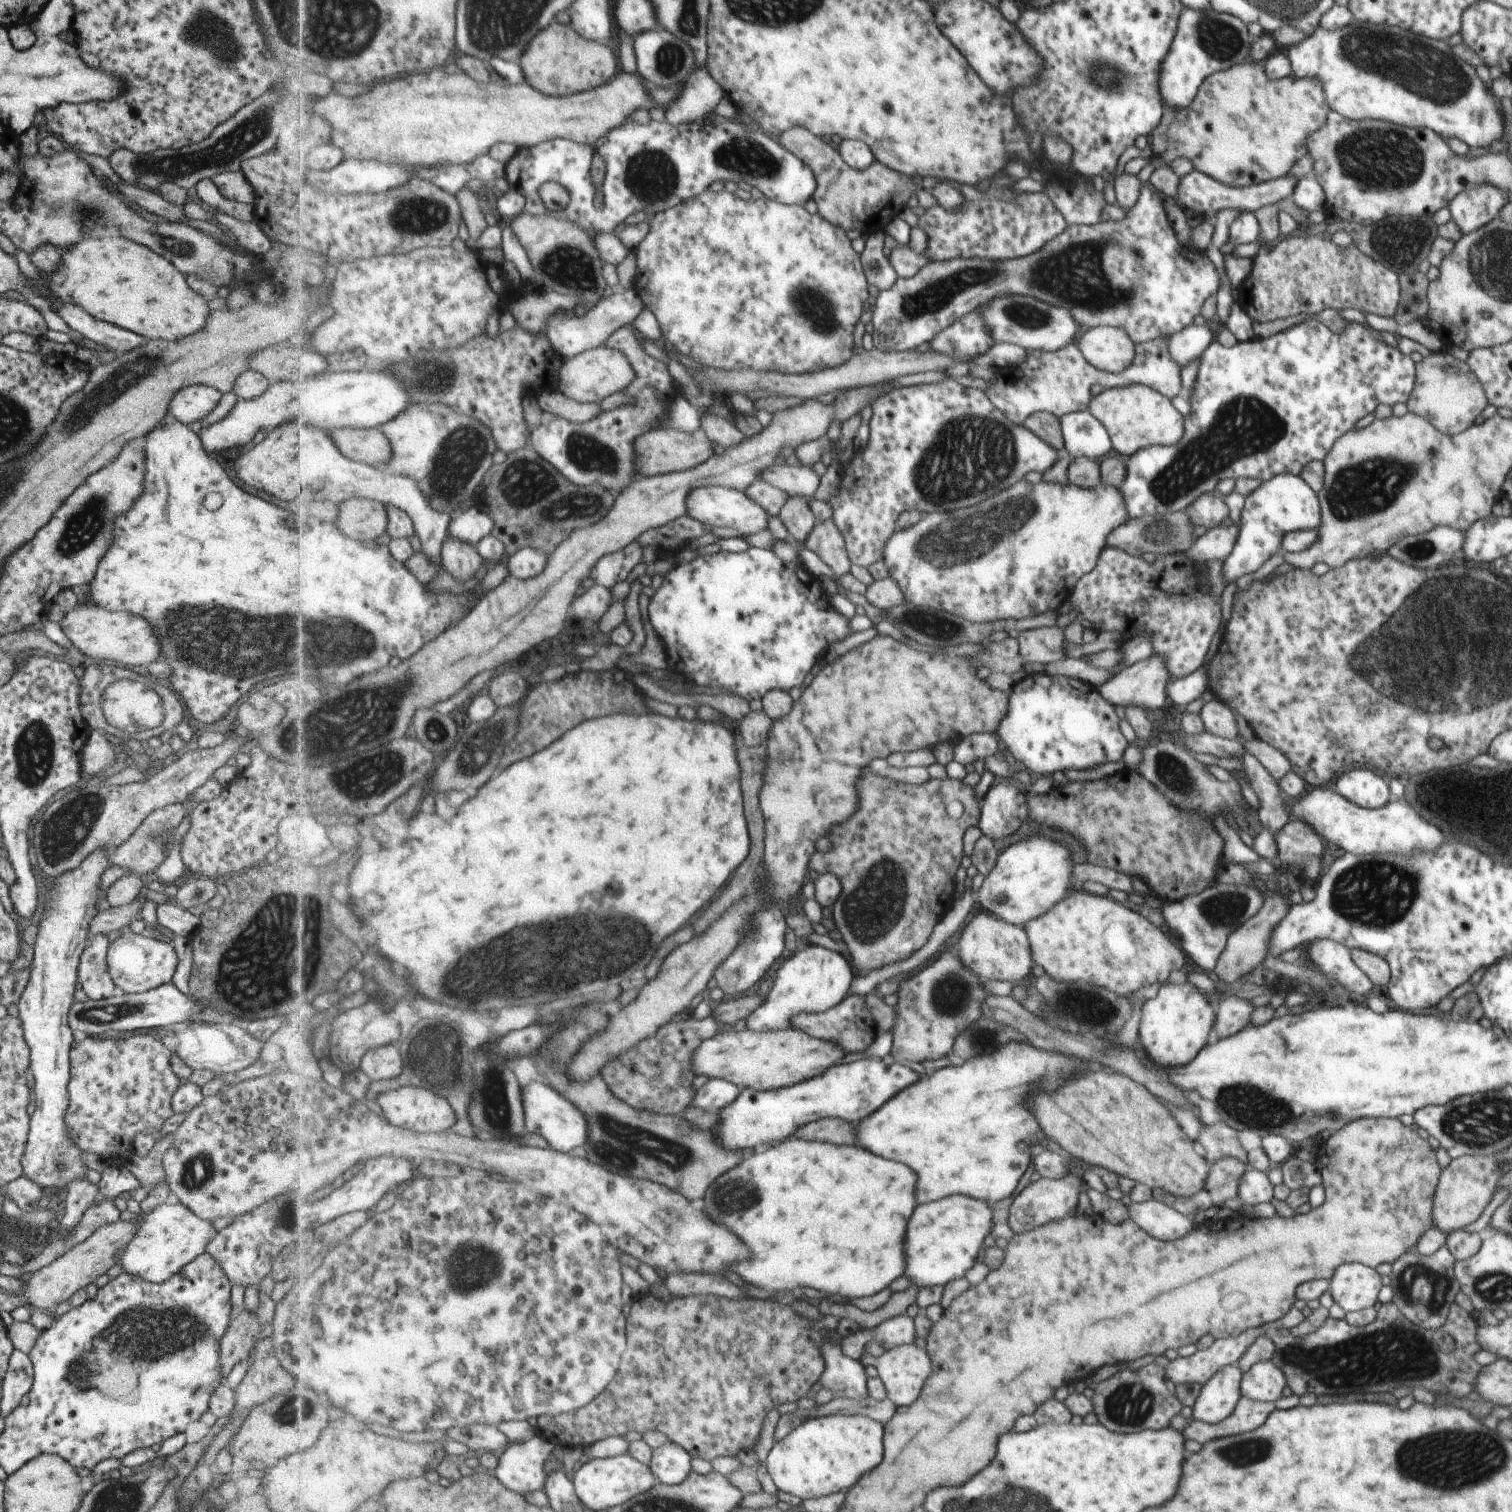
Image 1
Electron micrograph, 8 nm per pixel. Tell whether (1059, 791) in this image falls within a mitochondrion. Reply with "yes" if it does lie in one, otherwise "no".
no

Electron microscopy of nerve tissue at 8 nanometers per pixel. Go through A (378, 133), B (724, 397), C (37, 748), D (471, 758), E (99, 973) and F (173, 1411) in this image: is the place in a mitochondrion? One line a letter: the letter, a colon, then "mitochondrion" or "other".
A: other
B: other
C: mitochondrion
D: mitochondrion
E: other
F: other

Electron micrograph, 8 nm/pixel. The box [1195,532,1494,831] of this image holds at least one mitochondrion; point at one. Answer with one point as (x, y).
(1423, 549)

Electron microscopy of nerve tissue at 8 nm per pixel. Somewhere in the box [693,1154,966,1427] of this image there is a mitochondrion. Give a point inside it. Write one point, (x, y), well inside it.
(739, 1195)

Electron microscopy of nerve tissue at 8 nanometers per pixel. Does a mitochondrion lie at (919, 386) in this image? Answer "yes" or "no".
no

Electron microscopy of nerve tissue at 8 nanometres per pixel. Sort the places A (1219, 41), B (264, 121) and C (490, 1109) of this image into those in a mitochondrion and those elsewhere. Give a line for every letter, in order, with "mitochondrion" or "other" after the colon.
A: mitochondrion
B: mitochondrion
C: mitochondrion

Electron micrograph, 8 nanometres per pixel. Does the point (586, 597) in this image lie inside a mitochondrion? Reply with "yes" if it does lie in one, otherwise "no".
no

